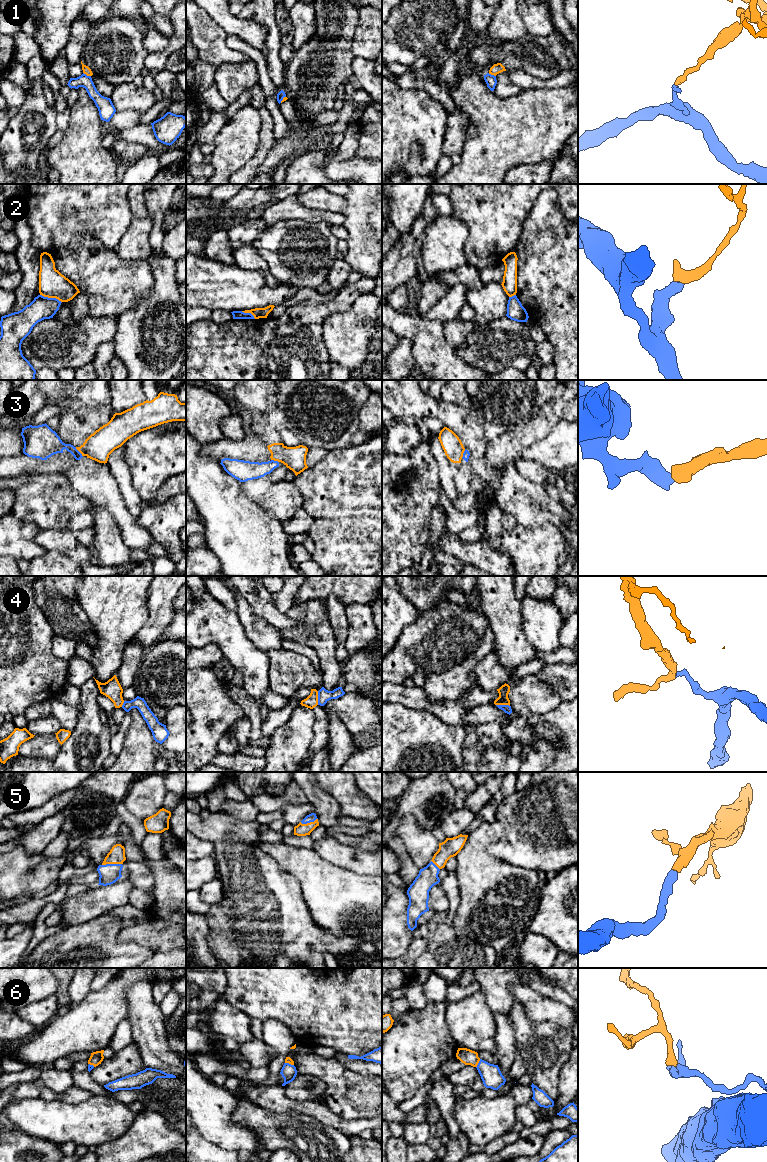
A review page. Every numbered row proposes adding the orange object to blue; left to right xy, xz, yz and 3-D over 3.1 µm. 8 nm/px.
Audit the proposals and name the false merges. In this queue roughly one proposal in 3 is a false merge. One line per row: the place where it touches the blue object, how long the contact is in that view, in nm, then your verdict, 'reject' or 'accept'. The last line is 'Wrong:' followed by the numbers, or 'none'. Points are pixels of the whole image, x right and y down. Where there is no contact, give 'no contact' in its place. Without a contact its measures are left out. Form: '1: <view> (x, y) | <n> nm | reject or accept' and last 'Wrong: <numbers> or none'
1: xy (86, 75) | 70 nm | reject
2: xy (51, 298) | 190 nm | reject
3: xy (79, 452) | 100 nm | reject
4: xz (318, 698) | 110 nm | reject
5: xy (111, 864) | 160 nm | accept
6: yz (478, 1063) | 80 nm | accept
Wrong: 1, 2, 3, 4

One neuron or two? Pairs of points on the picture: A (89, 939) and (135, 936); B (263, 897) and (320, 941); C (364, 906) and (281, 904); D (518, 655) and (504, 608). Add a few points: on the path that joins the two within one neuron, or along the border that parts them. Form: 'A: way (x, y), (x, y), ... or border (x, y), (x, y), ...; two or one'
A: border (120, 929), (118, 941), (135, 941), (140, 945); two
B: way (277, 911), (306, 940); one
C: border (299, 883), (306, 907), (312, 919), (318, 925); two
D: way (510, 643), (505, 620); one

